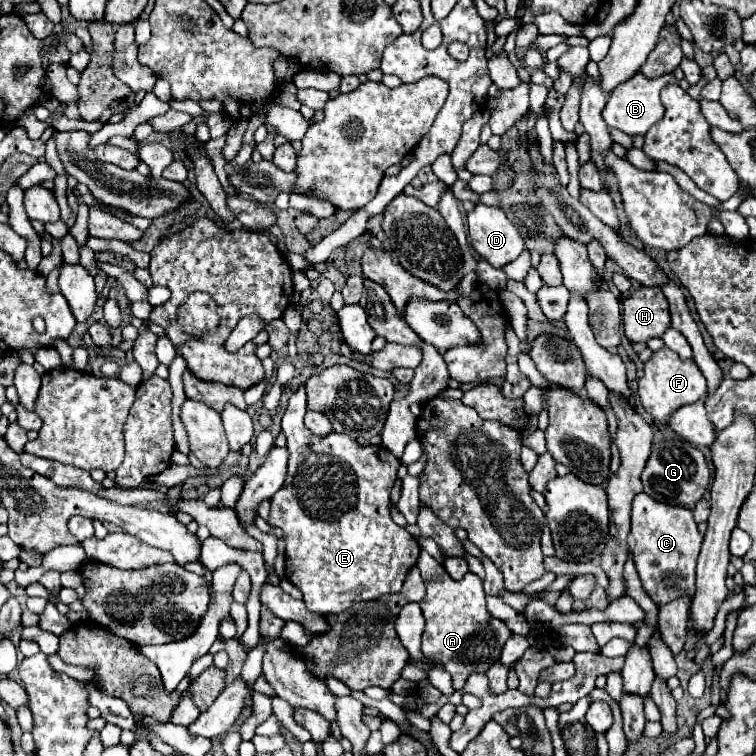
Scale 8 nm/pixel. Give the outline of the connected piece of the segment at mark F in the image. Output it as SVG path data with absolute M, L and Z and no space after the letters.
M664 348L654 352L652 358L644 364L644 376L638 380L638 396L640 396L640 404L652 418L656 418L662 424L668 424L676 408L704 400L706 380L698 370L698 366L694 364L694 360L680 360L676 352Z

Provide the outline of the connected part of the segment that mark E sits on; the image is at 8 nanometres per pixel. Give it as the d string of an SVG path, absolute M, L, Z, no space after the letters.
M300 386L298 390L292 392L286 412L282 416L282 432L286 436L286 446L290 452L290 460L288 460L288 474L286 474L286 482L284 488L280 488L274 496L272 496L272 508L270 508L270 524L280 528L284 532L284 540L286 540L286 578L304 594L304 602L310 608L310 612L316 614L340 614L344 610L348 610L352 604L356 602L368 602L368 600L378 600L384 594L396 594L402 588L402 582L406 578L406 574L410 572L410 568L416 564L418 556L420 556L420 546L416 542L416 538L412 538L404 528L400 528L392 518L390 518L390 490L396 482L396 472L400 466L400 460L396 456L392 456L386 448L382 446L360 446L356 440L348 438L346 434L328 434L324 438L316 438L306 426L304 426L304 414L306 414L306 386Z

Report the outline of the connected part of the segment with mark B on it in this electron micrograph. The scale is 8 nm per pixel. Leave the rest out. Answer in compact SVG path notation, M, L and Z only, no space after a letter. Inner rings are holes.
M636 74L634 78L630 78L628 82L620 84L614 88L614 92L610 94L608 98L608 104L602 112L604 120L608 126L612 128L618 128L630 136L636 136L636 134L646 134L648 128L652 128L652 124L656 124L662 116L664 116L664 106L660 102L660 90L668 84L668 82L674 82L672 76L660 76L660 78L646 78L644 74Z

